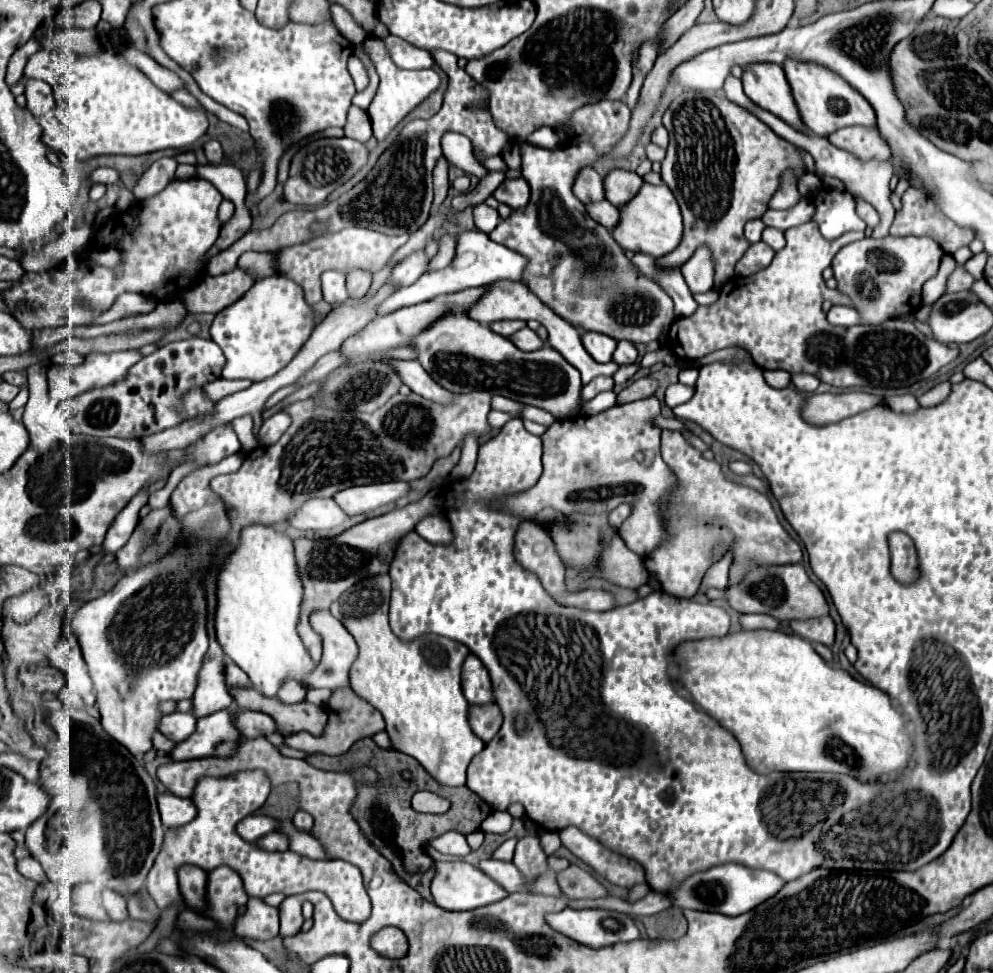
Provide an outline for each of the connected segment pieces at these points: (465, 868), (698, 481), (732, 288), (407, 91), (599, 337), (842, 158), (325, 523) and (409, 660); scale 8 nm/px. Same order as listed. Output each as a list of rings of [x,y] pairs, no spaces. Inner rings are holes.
[[[434,862],[434,868],[436,868],[436,876],[432,880],[432,896],[434,896],[434,904],[438,904],[444,910],[476,910],[492,902],[504,900],[508,896],[508,892],[498,882],[494,882],[488,874],[484,874],[472,864]]]
[[[662,430],[662,458],[664,462],[674,470],[674,474],[680,480],[680,488],[668,502],[668,542],[664,546],[656,548],[648,558],[646,558],[646,568],[652,578],[656,578],[662,584],[662,590],[678,596],[678,598],[692,598],[700,590],[700,582],[710,568],[710,556],[712,556],[712,546],[716,544],[734,544],[734,562],[732,562],[732,582],[738,582],[746,570],[746,560],[752,558],[758,562],[758,566],[766,564],[796,564],[802,560],[802,550],[798,542],[784,530],[784,526],[778,522],[778,516],[770,504],[770,500],[756,492],[750,486],[732,482],[724,476],[722,466],[716,460],[706,460],[700,450],[696,450],[680,432],[672,430]]]
[[[806,222],[800,226],[794,226],[784,232],[786,236],[786,246],[776,252],[772,264],[760,274],[752,276],[734,276],[730,278],[722,290],[720,298],[714,306],[700,306],[696,314],[688,318],[676,318],[672,322],[670,334],[668,334],[668,344],[672,352],[680,360],[698,360],[714,350],[728,348],[728,346],[740,346],[748,350],[754,358],[754,362],[762,370],[786,370],[786,372],[808,372],[818,376],[822,382],[838,386],[838,388],[852,388],[852,386],[880,386],[880,388],[904,388],[910,386],[918,380],[926,380],[932,374],[936,374],[942,366],[950,364],[956,360],[958,350],[948,348],[946,344],[940,344],[932,338],[926,338],[922,332],[914,328],[914,324],[892,318],[886,320],[884,324],[878,326],[850,326],[850,328],[840,328],[828,324],[824,312],[822,312],[822,302],[830,300],[832,304],[852,304],[852,300],[836,290],[828,290],[822,278],[824,268],[830,266],[832,258],[836,252],[854,242],[864,238],[864,232],[846,232],[836,240],[826,240],[818,226],[814,222]]]
[[[368,38],[364,42],[364,48],[368,52],[368,56],[372,58],[374,66],[376,66],[376,72],[379,76],[380,82],[378,86],[378,92],[368,108],[368,116],[370,116],[370,122],[372,122],[372,128],[374,128],[374,138],[378,142],[386,140],[388,134],[416,108],[420,106],[432,92],[436,92],[440,88],[440,76],[434,72],[434,70],[402,70],[398,68],[390,58],[388,58],[388,52],[384,50],[384,44],[378,40],[378,38]]]
[[[588,332],[588,334],[584,334],[582,342],[584,342],[584,348],[588,350],[588,354],[596,362],[610,362],[612,360],[612,354],[616,350],[616,344],[618,344],[616,340],[606,338],[600,332]]]
[[[728,76],[728,78],[726,78],[726,82],[724,82],[724,94],[726,94],[726,98],[732,100],[734,104],[746,108],[746,110],[752,112],[756,118],[760,118],[760,120],[762,120],[768,128],[772,128],[780,138],[784,138],[784,140],[788,140],[788,142],[792,142],[792,144],[796,144],[796,146],[808,150],[808,152],[812,154],[814,162],[816,162],[816,174],[818,174],[820,178],[832,176],[832,178],[842,180],[844,186],[846,186],[846,192],[850,192],[852,196],[856,196],[856,198],[860,198],[860,200],[864,200],[864,202],[868,202],[868,204],[872,204],[872,206],[878,210],[878,214],[880,214],[880,218],[882,218],[882,220],[880,220],[882,226],[890,226],[890,224],[892,224],[892,220],[894,220],[894,206],[892,206],[892,202],[890,202],[892,190],[890,190],[888,182],[890,182],[894,170],[892,170],[892,164],[890,164],[890,162],[856,162],[856,158],[852,158],[852,154],[848,154],[846,150],[840,150],[840,148],[832,146],[826,138],[820,138],[820,136],[814,136],[814,134],[802,134],[802,132],[794,130],[792,126],[784,124],[784,122],[782,122],[778,116],[774,116],[772,112],[758,108],[758,106],[744,94],[744,90],[742,90],[742,80],[738,80],[738,78],[734,78],[734,76]]]
[[[314,498],[308,500],[288,524],[298,530],[330,530],[346,520],[348,514],[344,514],[344,510],[340,510],[336,502],[332,502],[330,498]]]
[[[384,576],[352,586],[330,608],[360,648],[350,674],[352,690],[382,712],[394,750],[414,756],[436,782],[464,786],[470,760],[484,748],[468,724],[470,704],[462,692],[462,664],[470,650],[434,634],[402,642],[390,630],[388,602],[390,576]]]

